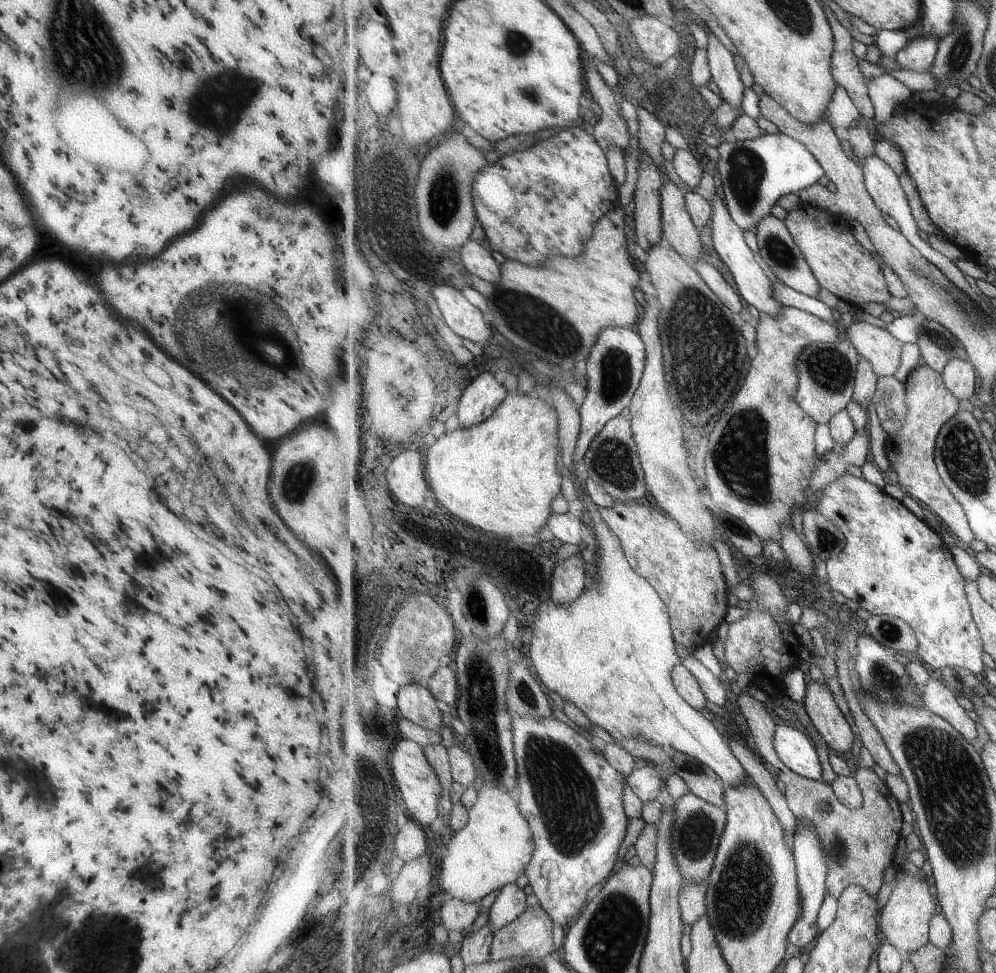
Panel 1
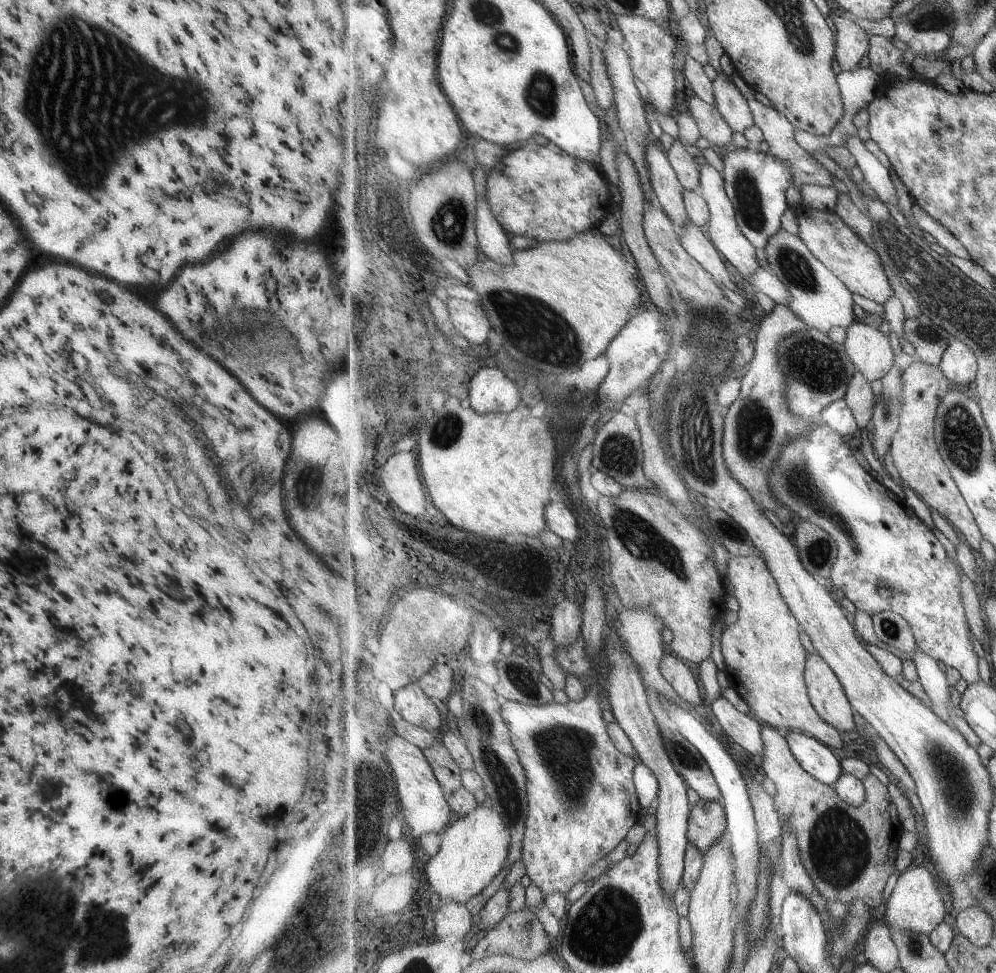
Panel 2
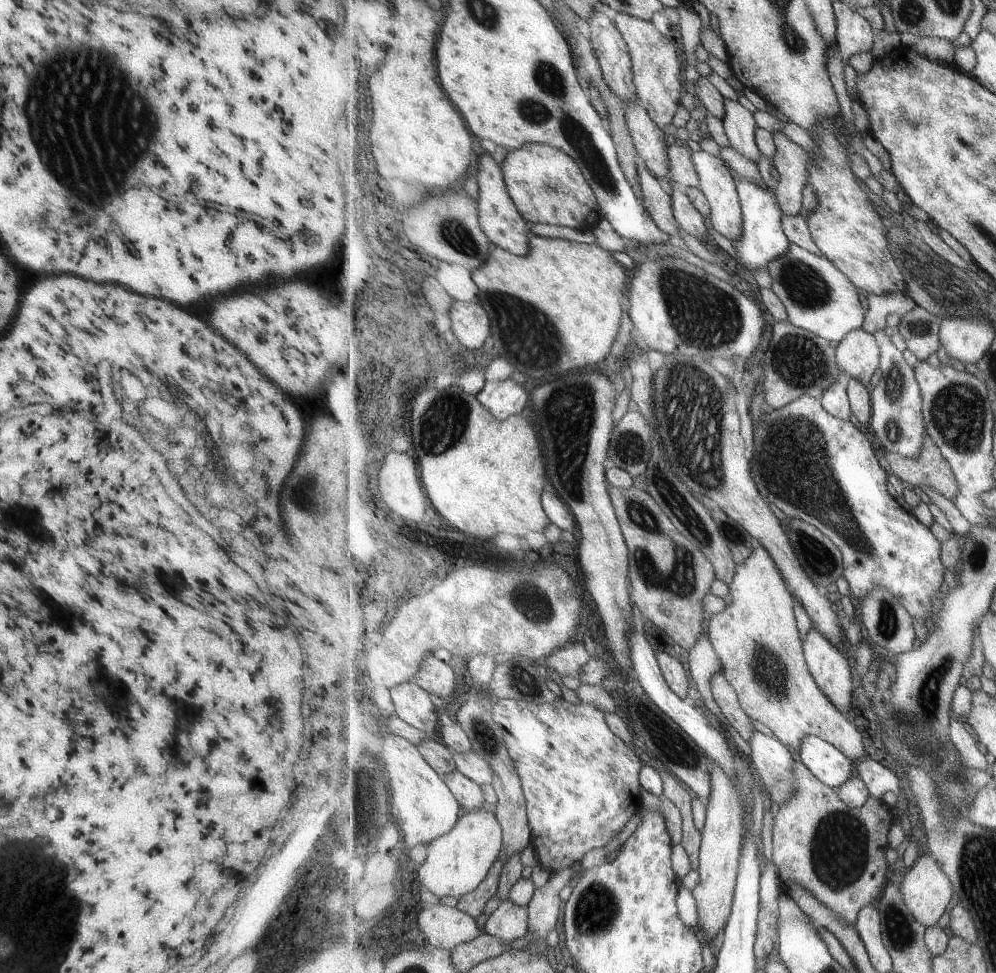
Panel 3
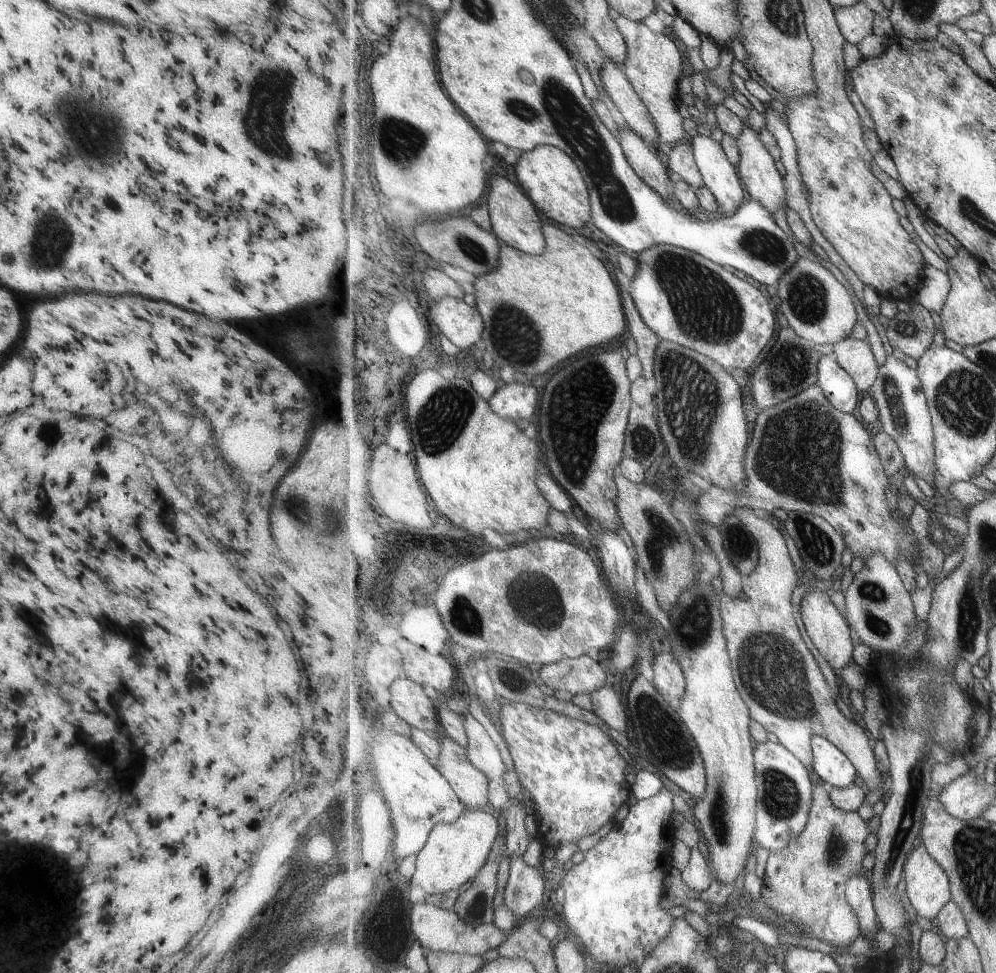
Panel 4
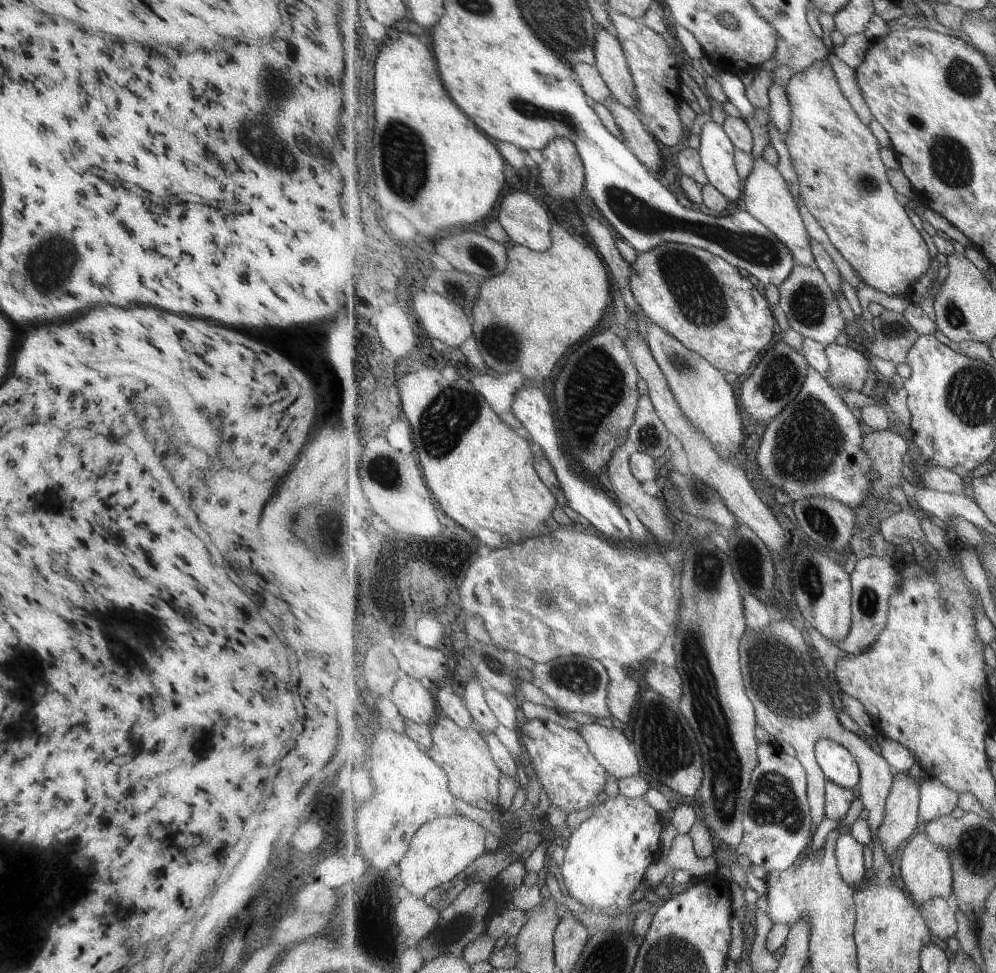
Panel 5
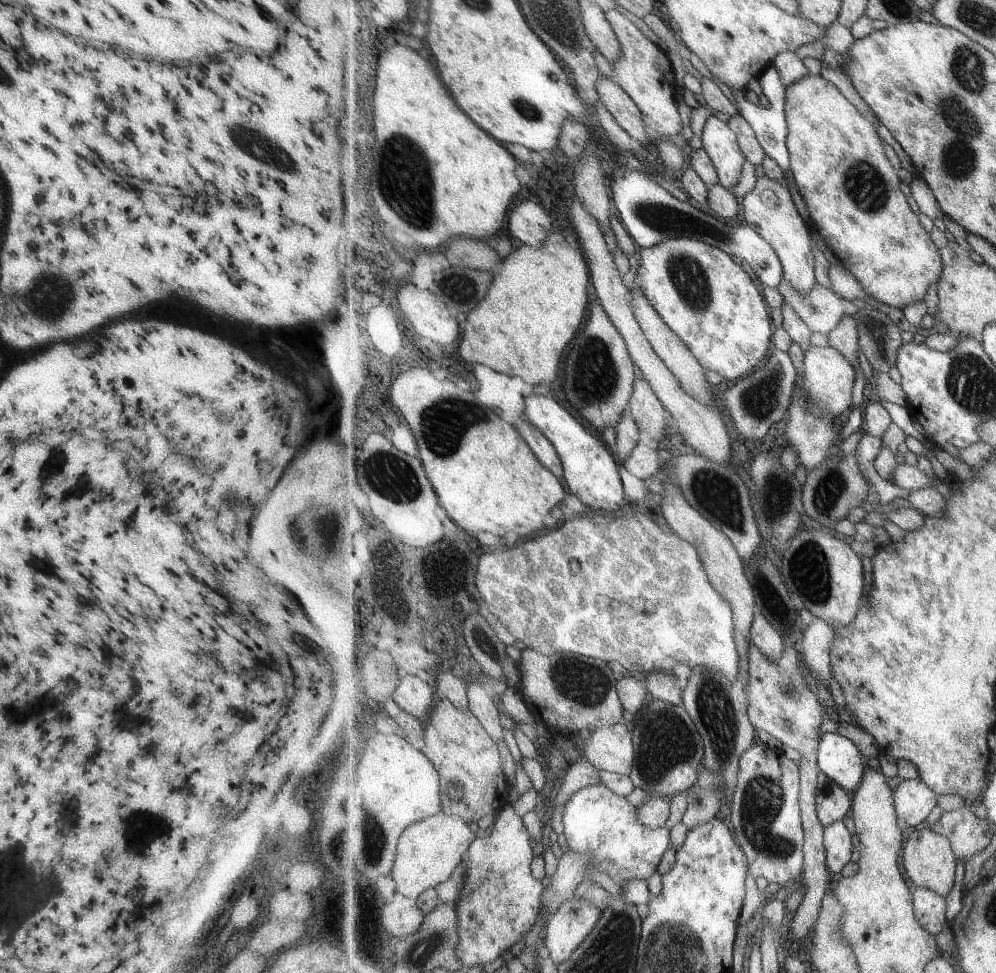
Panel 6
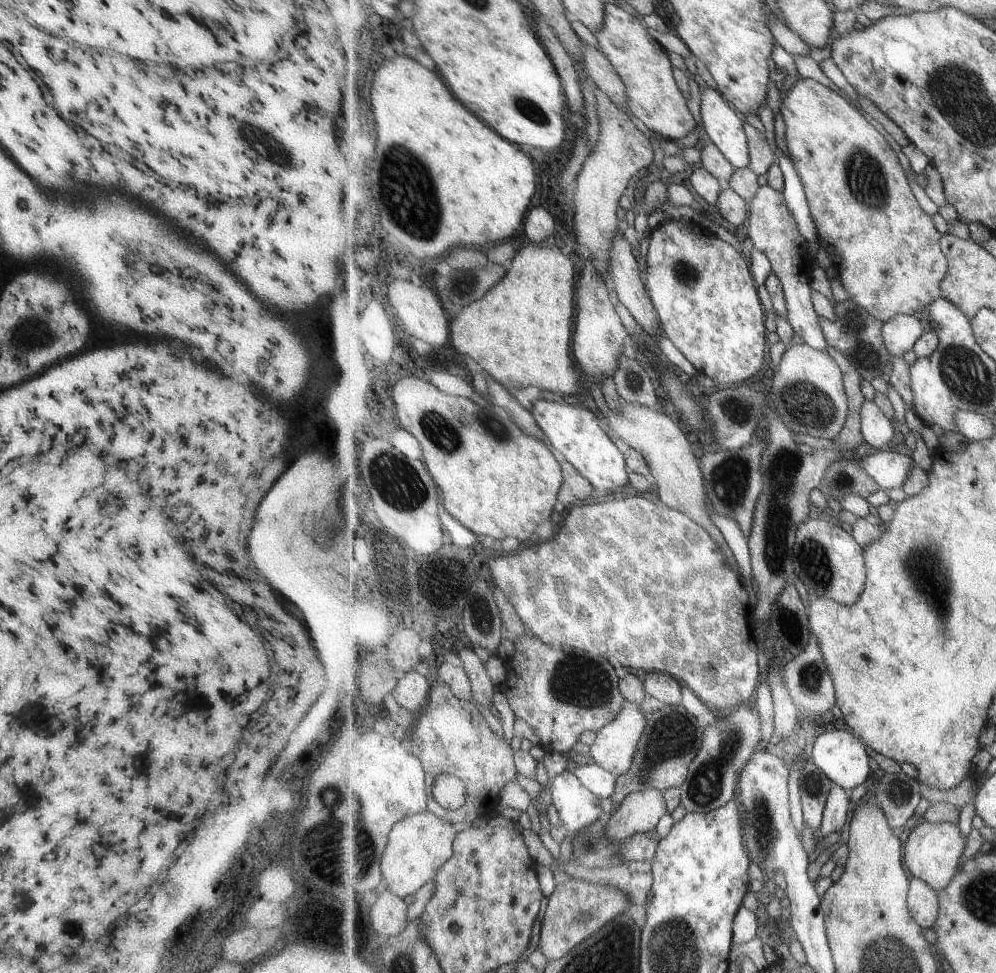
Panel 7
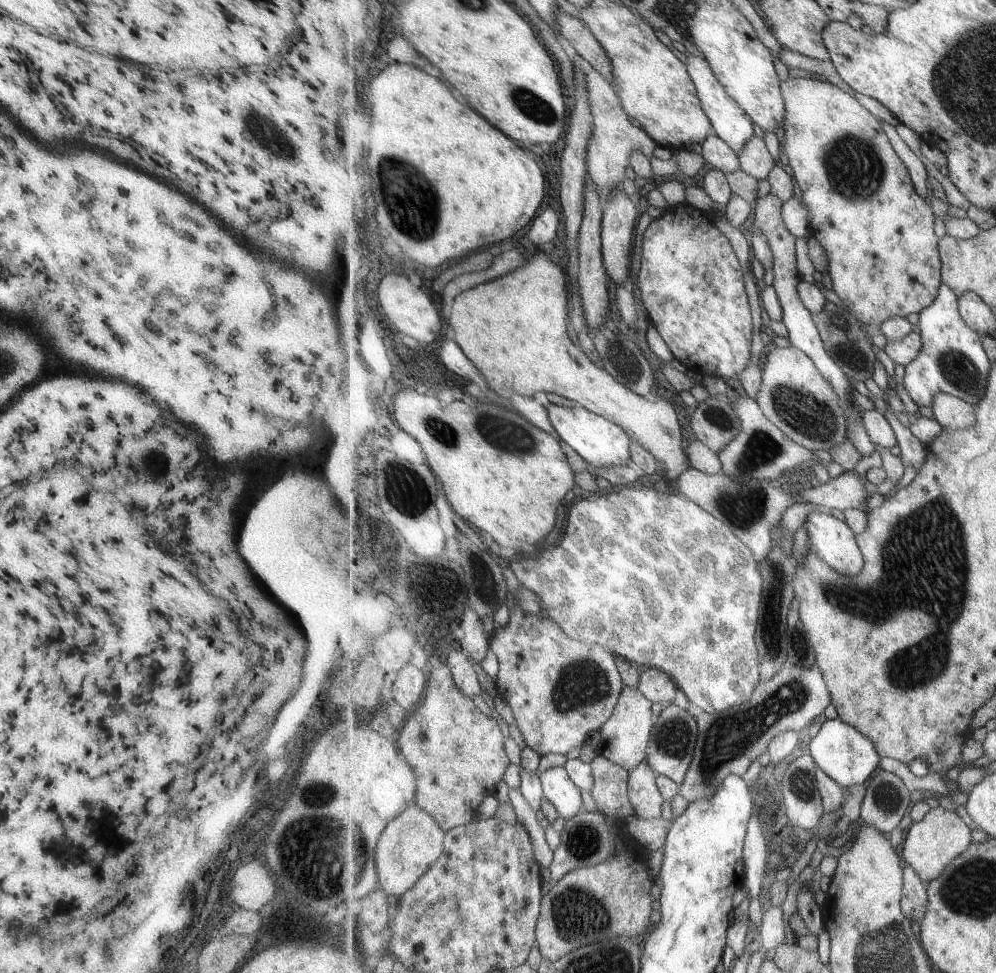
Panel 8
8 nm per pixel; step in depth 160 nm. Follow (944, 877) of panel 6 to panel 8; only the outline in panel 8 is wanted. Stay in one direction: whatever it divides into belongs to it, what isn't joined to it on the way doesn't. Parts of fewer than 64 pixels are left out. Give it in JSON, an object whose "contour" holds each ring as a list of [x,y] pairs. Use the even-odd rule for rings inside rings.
{"contour":[[[941,806],[931,808],[923,820],[913,822],[906,830],[902,852],[903,863],[913,866],[920,878],[928,884],[945,870],[945,866],[948,866],[953,858],[969,849],[971,831],[957,812],[945,810]]]}

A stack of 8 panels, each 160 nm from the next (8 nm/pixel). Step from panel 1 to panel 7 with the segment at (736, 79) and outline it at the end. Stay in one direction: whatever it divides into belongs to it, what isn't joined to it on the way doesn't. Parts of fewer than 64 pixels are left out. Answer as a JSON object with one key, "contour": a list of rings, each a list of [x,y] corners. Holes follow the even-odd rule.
{"contour":[[[763,185],[756,197],[750,202],[750,217],[748,234],[757,247],[768,255],[775,274],[783,283],[787,306],[788,320],[793,325],[796,334],[807,346],[827,352],[829,350],[823,328],[819,324],[819,316],[812,300],[811,278],[812,262],[807,240],[799,232],[797,220],[791,214],[782,191],[775,190],[771,185]]]}

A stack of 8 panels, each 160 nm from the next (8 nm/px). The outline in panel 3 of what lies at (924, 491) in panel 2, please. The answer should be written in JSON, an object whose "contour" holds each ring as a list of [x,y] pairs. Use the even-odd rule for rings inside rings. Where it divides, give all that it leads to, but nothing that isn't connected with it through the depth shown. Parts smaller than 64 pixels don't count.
{"contour":[[[930,437],[923,438],[923,450],[915,458],[907,458],[900,453],[888,453],[885,456],[891,472],[904,485],[922,494],[923,488],[932,488],[955,501],[959,494],[959,484],[951,464],[947,462]]]}

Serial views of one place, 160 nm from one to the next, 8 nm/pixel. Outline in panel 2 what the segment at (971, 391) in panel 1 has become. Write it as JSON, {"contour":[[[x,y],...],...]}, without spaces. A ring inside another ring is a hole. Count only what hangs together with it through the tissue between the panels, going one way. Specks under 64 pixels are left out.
{"contour":[[[952,338],[942,356],[942,371],[953,385],[963,388],[978,377],[977,355],[964,342]]]}

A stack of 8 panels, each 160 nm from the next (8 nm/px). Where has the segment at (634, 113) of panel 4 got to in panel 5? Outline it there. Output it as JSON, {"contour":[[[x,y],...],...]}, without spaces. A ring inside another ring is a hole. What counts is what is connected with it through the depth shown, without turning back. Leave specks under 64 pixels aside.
{"contour":[[[599,27],[596,32],[595,48],[595,66],[603,75],[615,100],[638,112],[636,84],[634,83],[625,51],[616,33]]]}

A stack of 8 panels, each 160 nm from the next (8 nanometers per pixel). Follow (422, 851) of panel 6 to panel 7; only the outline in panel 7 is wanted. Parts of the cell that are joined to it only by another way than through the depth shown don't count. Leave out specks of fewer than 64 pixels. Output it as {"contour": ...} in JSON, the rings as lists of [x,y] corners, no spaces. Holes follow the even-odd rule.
{"contour":[[[431,812],[415,814],[399,822],[393,828],[391,842],[383,858],[382,876],[385,878],[385,887],[405,899],[429,880],[435,880],[440,868],[454,855],[454,842],[458,834],[452,822]]]}

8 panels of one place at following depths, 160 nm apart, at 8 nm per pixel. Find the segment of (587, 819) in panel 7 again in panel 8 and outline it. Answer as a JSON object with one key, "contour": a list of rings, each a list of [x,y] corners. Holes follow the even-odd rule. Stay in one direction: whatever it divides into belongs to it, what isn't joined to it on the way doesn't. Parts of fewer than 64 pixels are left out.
{"contour":[[[565,767],[547,768],[539,773],[544,797],[551,800],[560,816],[569,821],[582,812],[583,791],[575,785]]]}

